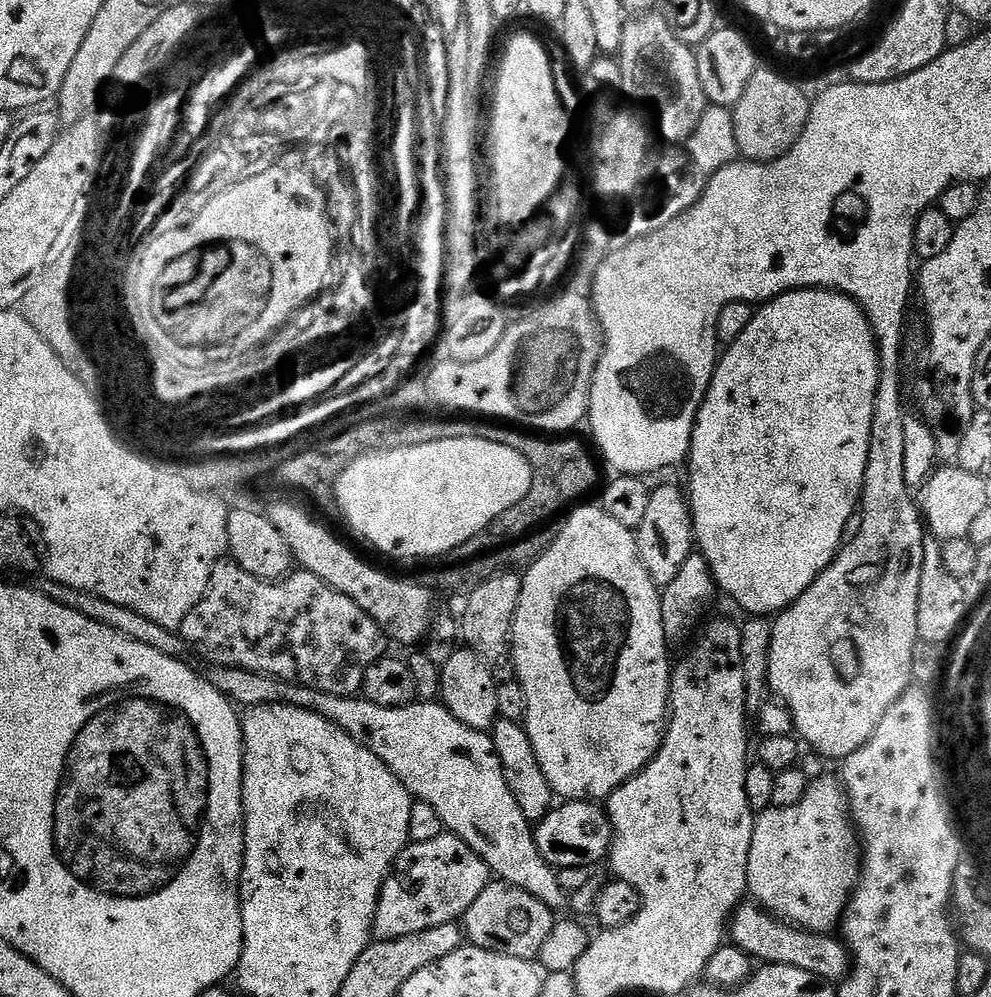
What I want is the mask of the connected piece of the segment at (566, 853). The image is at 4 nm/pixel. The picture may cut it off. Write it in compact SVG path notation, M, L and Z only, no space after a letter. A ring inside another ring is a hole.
M564 802L553 807L534 828L534 839L538 854L553 869L580 868L591 860L605 859L610 847L610 832L606 827L606 816L592 802Z

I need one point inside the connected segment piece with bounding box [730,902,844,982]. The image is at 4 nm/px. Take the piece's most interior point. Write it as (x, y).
(760, 936)

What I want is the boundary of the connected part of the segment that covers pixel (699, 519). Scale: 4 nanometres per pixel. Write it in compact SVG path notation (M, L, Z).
M796 288L793 292L783 292L782 295L776 296L767 301L763 306L755 309L752 320L749 325L742 330L741 334L735 341L727 345L728 352L719 357L716 370L712 373L712 383L708 386L708 393L704 396L704 401L700 404L700 409L696 415L696 425L692 427L692 450L686 461L688 468L688 488L686 487L686 499L692 509L692 531L694 533L694 544L698 549L699 555L704 557L708 564L709 571L712 572L712 578L717 589L720 588L741 608L744 612L749 612L752 616L768 616L779 614L784 611L788 605L793 604L804 591L807 590L820 573L836 559L845 539L844 527L848 524L848 519L853 519L860 503L860 489L864 487L864 471L866 470L866 458L868 457L868 442L872 433L872 410L873 402L876 400L876 389L880 385L880 362L878 349L875 340L872 338L872 327L869 326L868 320L864 317L864 312L857 306L856 301L850 296L844 295L843 292L834 292L831 288Z

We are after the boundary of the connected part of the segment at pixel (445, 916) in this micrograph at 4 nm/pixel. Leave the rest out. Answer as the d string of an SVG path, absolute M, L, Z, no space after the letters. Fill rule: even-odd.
M451 834L409 843L394 858L386 879L380 885L375 919L371 931L376 940L397 940L406 934L418 934L434 926L459 921L464 912L486 890L490 873L486 862Z

